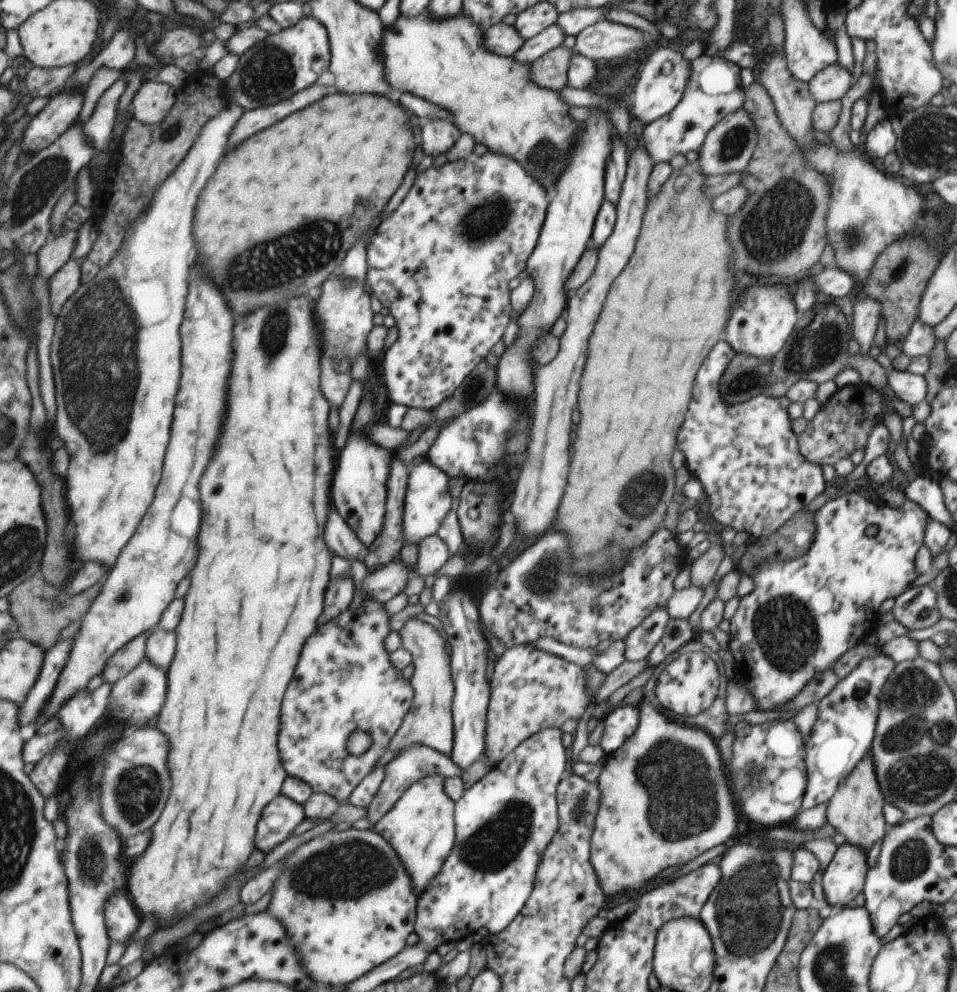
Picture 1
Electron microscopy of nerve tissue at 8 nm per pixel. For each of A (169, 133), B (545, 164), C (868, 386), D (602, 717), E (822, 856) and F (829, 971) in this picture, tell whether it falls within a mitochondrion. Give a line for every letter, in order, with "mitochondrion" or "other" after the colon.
A: mitochondrion
B: mitochondrion
C: other
D: other
E: other
F: mitochondrion

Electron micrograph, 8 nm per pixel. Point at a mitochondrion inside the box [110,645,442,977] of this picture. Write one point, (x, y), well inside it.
(352, 868)

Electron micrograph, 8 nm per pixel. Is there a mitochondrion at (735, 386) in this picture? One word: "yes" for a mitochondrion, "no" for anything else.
yes

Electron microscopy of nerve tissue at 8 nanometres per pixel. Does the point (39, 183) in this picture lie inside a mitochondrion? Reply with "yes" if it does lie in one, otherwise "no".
yes

